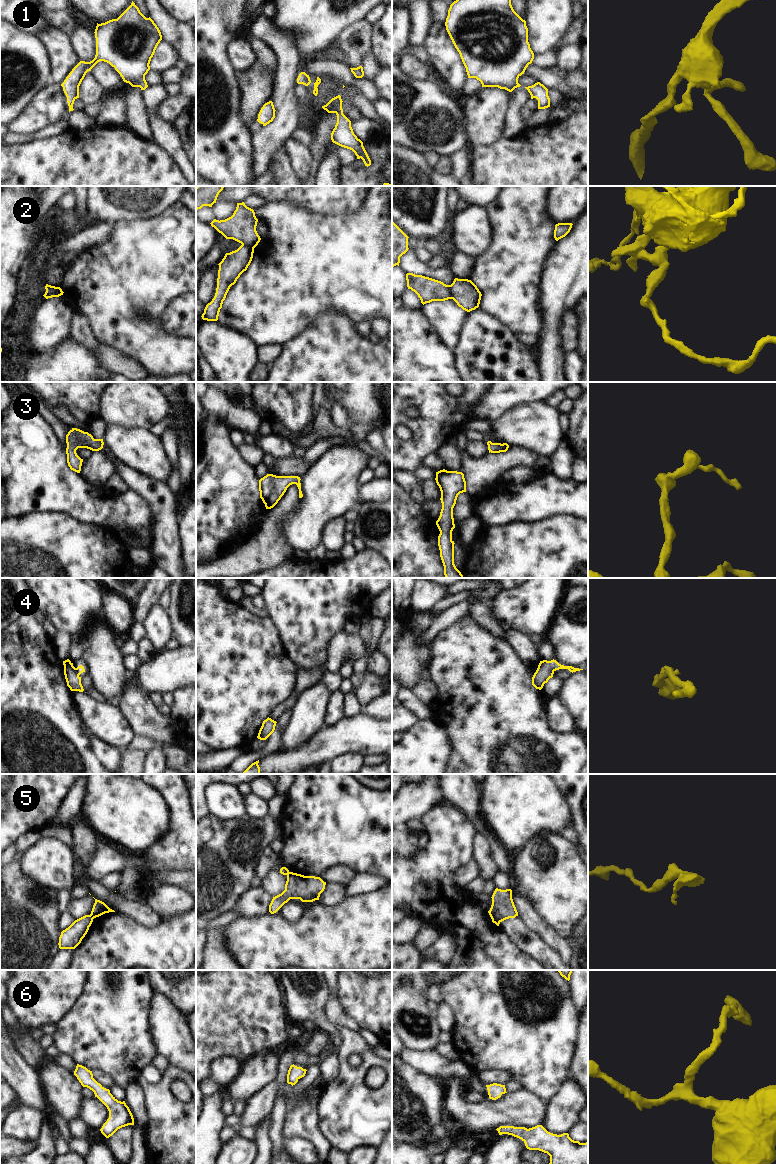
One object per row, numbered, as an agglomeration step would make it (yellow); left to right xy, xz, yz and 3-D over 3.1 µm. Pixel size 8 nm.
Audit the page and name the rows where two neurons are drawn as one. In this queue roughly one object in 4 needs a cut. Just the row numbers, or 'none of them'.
2, 5

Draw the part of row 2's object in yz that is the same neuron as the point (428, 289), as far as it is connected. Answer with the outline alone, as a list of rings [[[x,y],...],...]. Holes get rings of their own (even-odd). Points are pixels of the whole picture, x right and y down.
[[[407,273],[406,280],[408,289],[418,295],[423,305],[432,301],[445,301],[452,297],[450,285],[441,281],[413,273]]]

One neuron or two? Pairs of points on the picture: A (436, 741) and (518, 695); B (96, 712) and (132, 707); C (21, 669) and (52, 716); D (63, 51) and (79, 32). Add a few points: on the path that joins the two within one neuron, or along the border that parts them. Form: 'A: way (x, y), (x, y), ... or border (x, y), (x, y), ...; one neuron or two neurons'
A: border (432, 717), (447, 732), (451, 747), (450, 758); two neurons
B: border (116, 707), (131, 729); two neurons
C: way (21, 681), (21, 685), (40, 704); one neuron
D: border (70, 36), (74, 49), (81, 60); two neurons

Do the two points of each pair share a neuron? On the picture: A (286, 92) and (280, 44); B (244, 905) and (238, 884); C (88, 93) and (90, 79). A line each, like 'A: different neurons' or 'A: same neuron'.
A: same neuron
B: different neurons
C: same neuron

